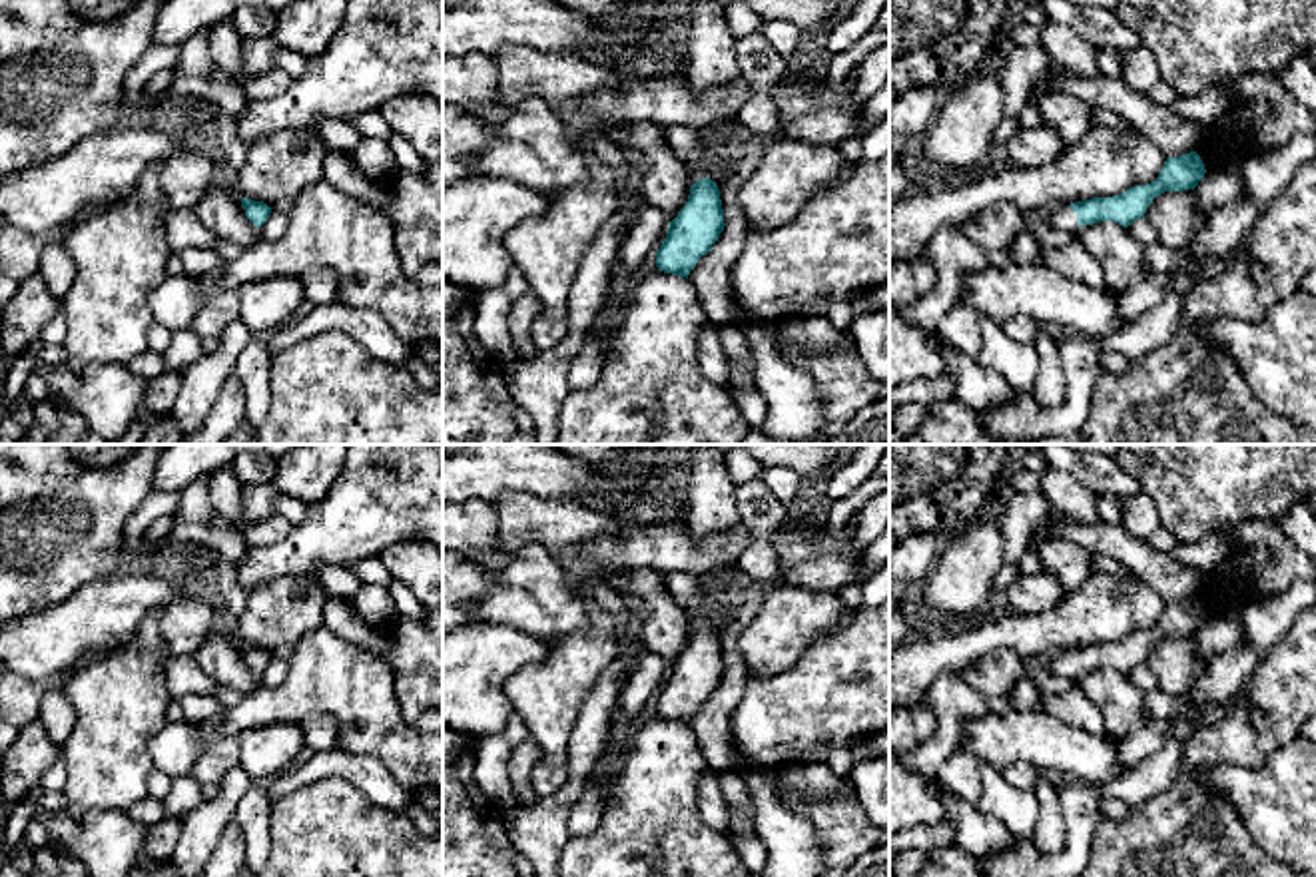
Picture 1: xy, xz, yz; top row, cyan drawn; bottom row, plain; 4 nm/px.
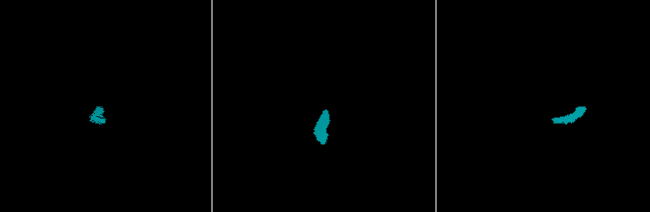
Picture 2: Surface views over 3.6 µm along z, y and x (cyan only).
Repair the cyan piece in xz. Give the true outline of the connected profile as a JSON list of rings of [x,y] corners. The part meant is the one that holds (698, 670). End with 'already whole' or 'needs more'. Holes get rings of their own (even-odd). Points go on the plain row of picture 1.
[[[674,598],[674,602],[686,612],[692,632],[686,652],[668,672],[666,686],[656,700],[656,714],[688,726],[724,678],[724,656],[720,636],[708,624],[702,604],[696,598]]] | needs more

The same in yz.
[[[1196,598],[1166,604],[1158,624],[1147,632],[1135,632],[1113,644],[1091,644],[1071,652],[1053,654],[1037,666],[1045,672],[1077,680],[1081,672],[1101,668],[1115,668],[1129,674],[1133,668],[1145,664],[1152,646],[1164,638],[1194,636],[1204,624],[1206,616]]] | needs more

